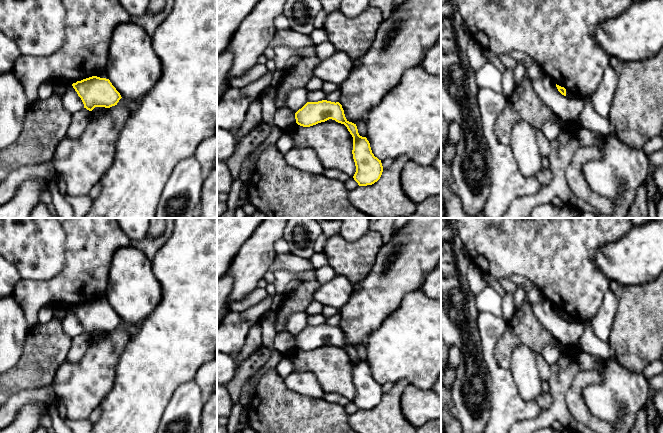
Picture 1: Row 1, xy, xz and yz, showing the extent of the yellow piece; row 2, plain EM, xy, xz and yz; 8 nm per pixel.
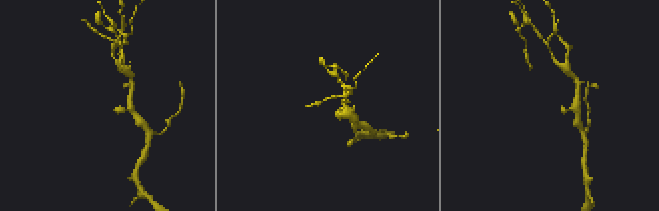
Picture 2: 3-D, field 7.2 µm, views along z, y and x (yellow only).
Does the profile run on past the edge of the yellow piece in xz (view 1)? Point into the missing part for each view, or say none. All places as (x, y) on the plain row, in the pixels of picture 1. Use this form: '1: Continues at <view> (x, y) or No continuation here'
1: No continuation here

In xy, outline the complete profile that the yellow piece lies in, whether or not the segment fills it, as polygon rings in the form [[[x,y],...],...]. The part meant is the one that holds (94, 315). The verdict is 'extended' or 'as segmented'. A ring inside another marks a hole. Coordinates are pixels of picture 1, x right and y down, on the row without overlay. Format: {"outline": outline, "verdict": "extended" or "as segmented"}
{"outline": [[[92,300],[72,308],[81,322],[84,332],[92,335],[95,331],[110,332],[122,322],[109,303]]], "verdict": "as segmented"}

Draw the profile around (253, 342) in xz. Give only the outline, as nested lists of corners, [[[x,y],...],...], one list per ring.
[[[260,323],[252,326],[246,337],[246,342],[239,354],[234,357],[237,367],[262,347],[262,328]]]

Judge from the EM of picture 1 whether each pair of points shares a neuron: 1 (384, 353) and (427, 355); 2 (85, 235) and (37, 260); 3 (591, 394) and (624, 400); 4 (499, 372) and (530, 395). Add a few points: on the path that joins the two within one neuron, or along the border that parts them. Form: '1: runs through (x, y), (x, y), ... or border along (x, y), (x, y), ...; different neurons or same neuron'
1: runs through (395, 353), (416, 353); same neuron
2: border along (63, 228), (65, 234), (65, 263), (61, 269); different neurons
3: runs through (599, 397), (602, 399), (616, 399); same neuron
4: border along (509, 369), (518, 393), (530, 402); different neurons

